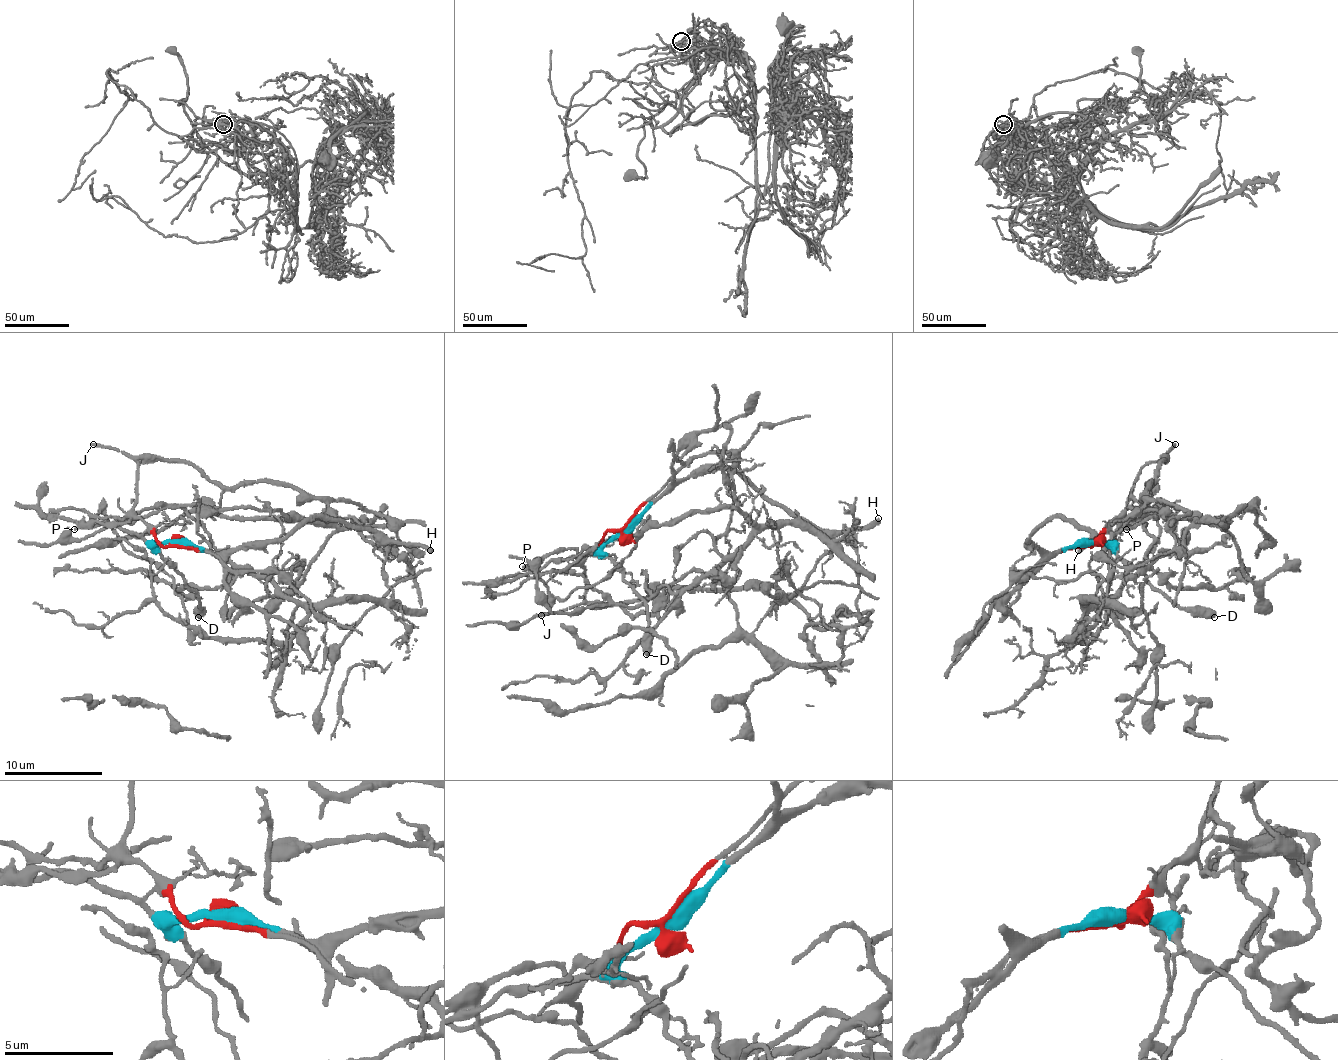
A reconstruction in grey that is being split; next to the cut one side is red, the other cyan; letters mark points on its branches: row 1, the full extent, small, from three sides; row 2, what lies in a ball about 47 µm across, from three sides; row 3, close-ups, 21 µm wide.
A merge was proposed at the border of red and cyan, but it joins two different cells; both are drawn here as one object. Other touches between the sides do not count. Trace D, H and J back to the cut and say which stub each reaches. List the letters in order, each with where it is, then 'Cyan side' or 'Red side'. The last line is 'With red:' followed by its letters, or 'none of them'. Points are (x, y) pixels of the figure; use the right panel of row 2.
D: Place: (1214, 617). Cyan side
H: Place: (1078, 550). Cyan side
J: Place: (1175, 444). Red side
With red: J

